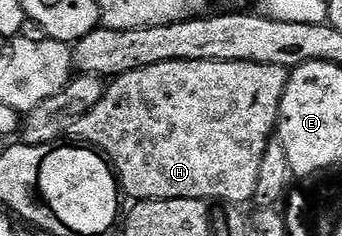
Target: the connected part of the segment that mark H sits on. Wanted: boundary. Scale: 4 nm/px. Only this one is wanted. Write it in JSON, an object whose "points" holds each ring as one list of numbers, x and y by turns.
{"points":[[206,60,205,62,157,62,157,66,145,66,141,70,133,70,124,76,114,77,107,84,105,94,85,118,81,118,73,125,73,132,80,140,93,142,107,155,111,161,122,191,132,197,132,201,140,200,214,200,236,206,246,205,246,200,258,193,257,178,261,170,263,156,267,153,269,141,276,135,279,126,279,107,281,98,285,94,288,69,281,66,265,66,261,62,221,62,220,60]]}

